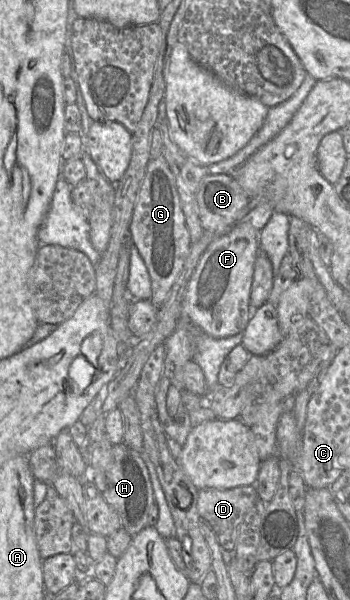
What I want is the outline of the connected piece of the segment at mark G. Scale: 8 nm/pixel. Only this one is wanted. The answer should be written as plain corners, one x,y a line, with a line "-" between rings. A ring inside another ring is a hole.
162,155
148,163
133,211
130,234
131,245
138,249
150,275
150,300
159,309
181,273
192,245
175,177

